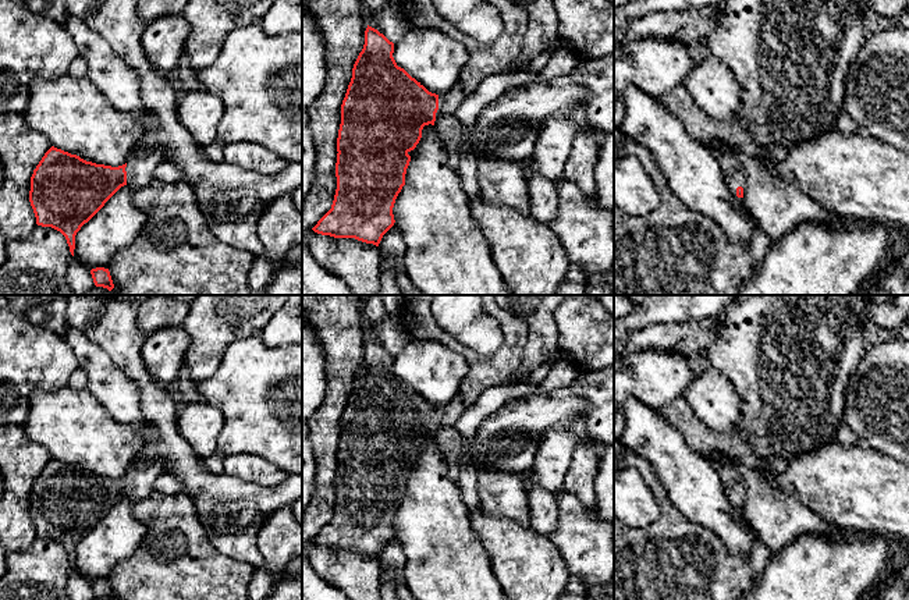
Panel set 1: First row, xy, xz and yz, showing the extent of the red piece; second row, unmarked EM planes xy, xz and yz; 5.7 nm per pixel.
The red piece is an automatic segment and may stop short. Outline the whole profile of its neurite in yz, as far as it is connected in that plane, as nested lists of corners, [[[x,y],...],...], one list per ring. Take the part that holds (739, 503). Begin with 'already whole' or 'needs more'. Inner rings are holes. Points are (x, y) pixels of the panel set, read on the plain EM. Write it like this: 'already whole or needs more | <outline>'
needs more | [[[713,459],[710,462],[721,477],[725,497],[728,498],[731,505],[736,507],[738,510],[743,510],[746,490],[739,473],[734,469],[732,464],[727,459]]]

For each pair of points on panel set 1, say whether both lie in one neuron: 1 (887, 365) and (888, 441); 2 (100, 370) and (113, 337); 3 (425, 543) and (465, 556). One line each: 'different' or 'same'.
1: same
2: different
3: same

